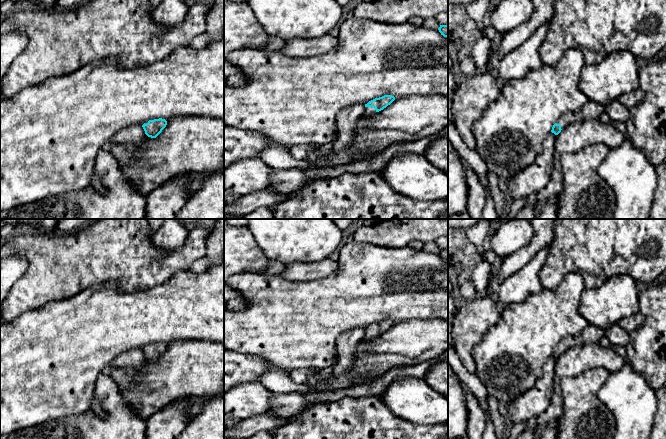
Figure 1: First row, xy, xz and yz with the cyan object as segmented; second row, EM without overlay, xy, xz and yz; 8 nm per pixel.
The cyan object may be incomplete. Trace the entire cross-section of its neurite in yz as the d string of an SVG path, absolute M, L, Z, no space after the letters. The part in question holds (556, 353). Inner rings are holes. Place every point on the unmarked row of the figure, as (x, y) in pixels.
M589 326L582 334L568 336L560 341L553 349L551 356L558 359L565 351L575 345L599 343L600 339L606 335L608 329Z

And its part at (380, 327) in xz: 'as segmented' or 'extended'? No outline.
extended

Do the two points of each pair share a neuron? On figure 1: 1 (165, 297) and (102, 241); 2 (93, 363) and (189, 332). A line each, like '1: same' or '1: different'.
1: different
2: same

